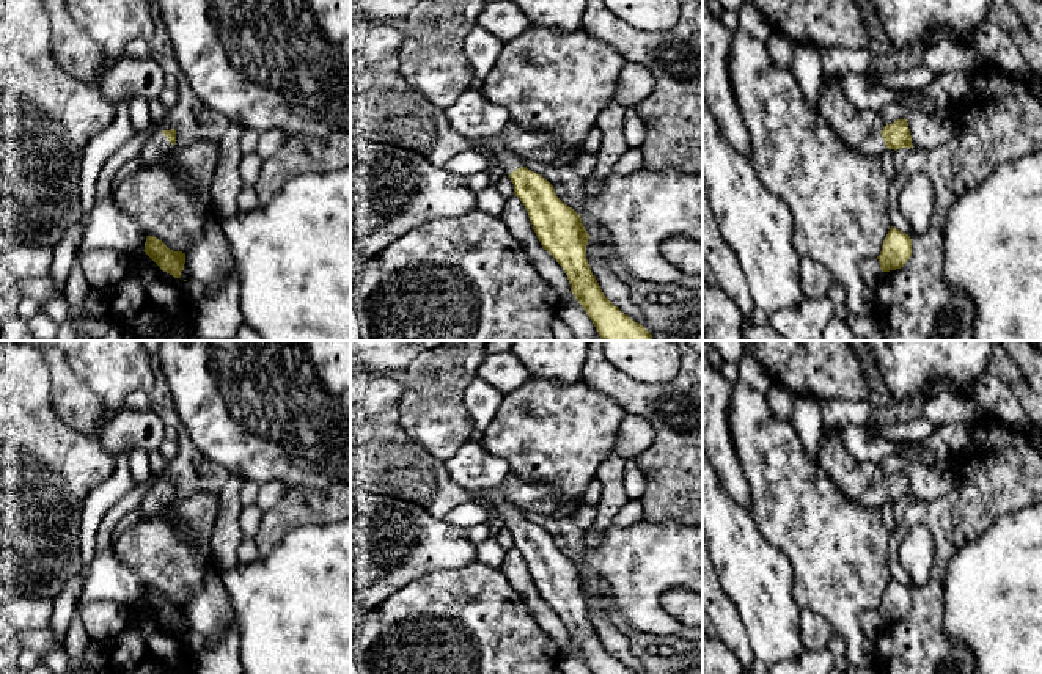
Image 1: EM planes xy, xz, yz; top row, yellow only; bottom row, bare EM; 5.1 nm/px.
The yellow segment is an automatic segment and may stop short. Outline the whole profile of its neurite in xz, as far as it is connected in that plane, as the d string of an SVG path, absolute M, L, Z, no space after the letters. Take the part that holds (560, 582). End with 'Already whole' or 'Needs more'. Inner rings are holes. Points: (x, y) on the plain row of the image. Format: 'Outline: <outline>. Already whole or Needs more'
Outline: M470 440L445 460L451 479L475 490L478 501L500 514L503 526L514 536L514 547L523 555L533 581L542 597L567 627L571 644L593 674L635 674L602 644L586 611L591 589L580 567L564 556L553 537L522 517L522 509L508 501L501 484L511 471L506 459L486 451L481 441Z. Needs more

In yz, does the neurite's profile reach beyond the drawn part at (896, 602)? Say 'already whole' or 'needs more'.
already whole

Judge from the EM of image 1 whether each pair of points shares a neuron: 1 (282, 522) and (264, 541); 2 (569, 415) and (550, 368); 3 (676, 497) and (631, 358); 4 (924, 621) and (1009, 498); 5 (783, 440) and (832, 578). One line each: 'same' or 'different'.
1: same
2: different
3: different
4: same
5: same

